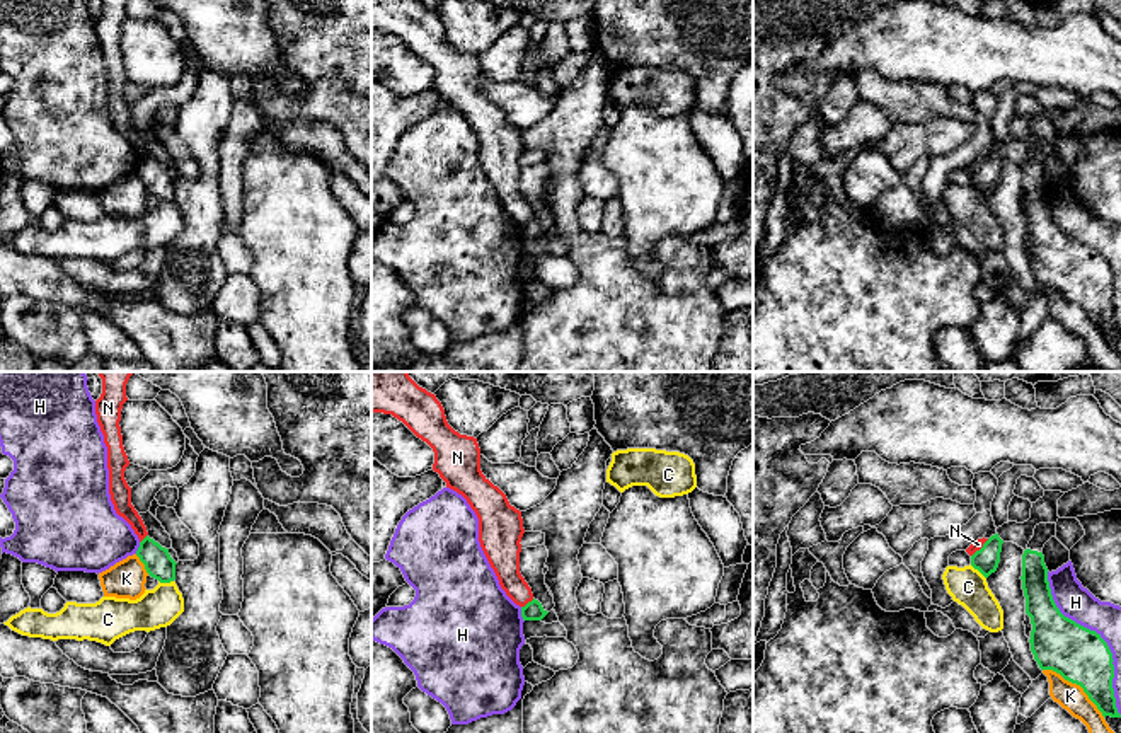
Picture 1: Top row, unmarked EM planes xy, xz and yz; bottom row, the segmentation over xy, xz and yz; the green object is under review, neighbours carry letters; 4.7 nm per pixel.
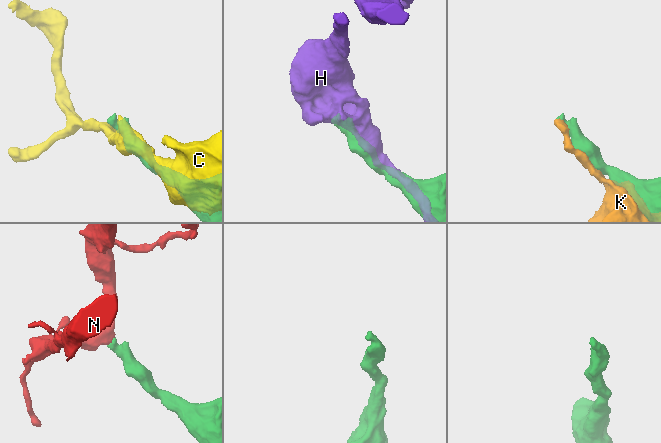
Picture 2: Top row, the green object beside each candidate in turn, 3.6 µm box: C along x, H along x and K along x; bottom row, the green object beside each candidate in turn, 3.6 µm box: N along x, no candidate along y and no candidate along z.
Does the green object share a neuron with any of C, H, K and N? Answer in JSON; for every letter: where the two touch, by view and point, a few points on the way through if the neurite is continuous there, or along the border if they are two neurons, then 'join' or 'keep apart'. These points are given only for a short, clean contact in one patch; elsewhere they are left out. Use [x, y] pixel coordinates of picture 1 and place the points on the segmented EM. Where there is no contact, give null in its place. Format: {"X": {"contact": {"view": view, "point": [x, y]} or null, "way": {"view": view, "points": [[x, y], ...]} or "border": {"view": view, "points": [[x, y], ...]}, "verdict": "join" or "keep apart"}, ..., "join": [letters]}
{"C": {"contact": {"view": "yz", "point": [978, 570]}, "border": {"view": "yz", "points": [[970, 565], [985, 578]]}, "verdict": "keep apart"}, "H": {"contact": {"view": "yz", "point": [1099, 636]}, "verdict": "keep apart"}, "K": {"contact": {"view": "yz", "point": [1077, 684]}, "verdict": "keep apart"}, "N": {"contact": {"view": "yz", "point": [982, 548]}, "border": {"view": "yz", "points": [[988, 539], [971, 556]]}, "verdict": "keep apart"}, "join": []}

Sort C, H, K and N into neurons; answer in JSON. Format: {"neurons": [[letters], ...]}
{"neurons": [["C"], ["H"], ["K"], ["N"]]}

